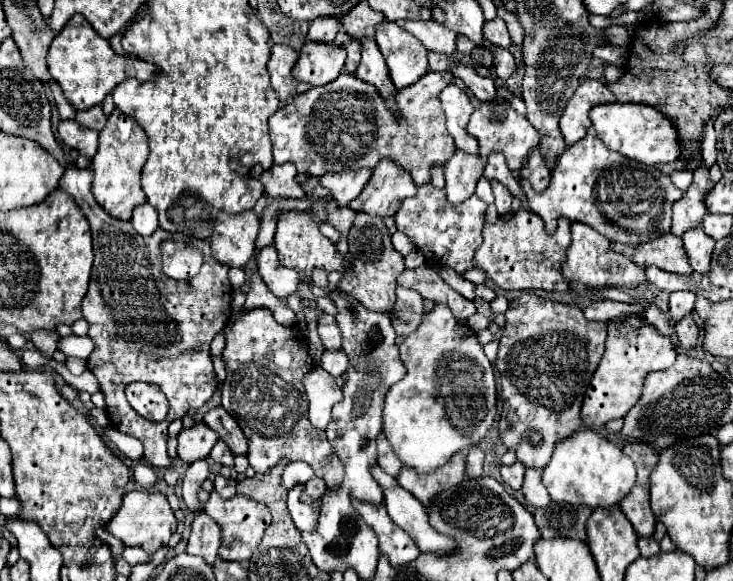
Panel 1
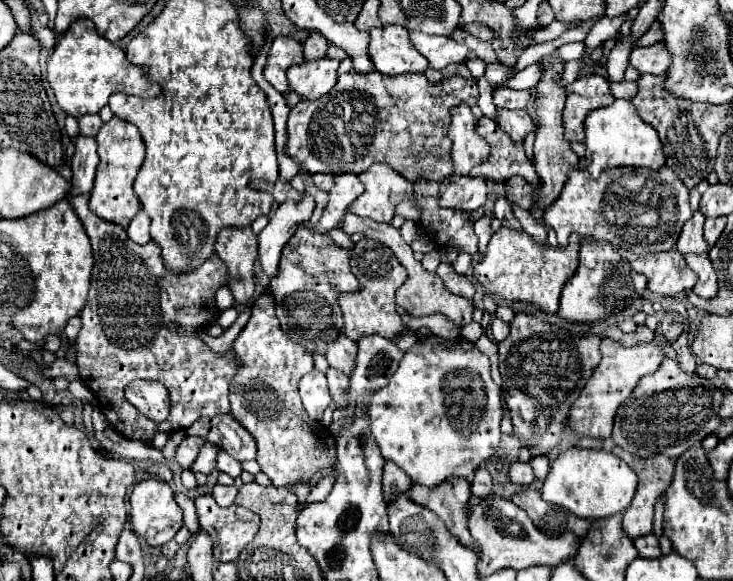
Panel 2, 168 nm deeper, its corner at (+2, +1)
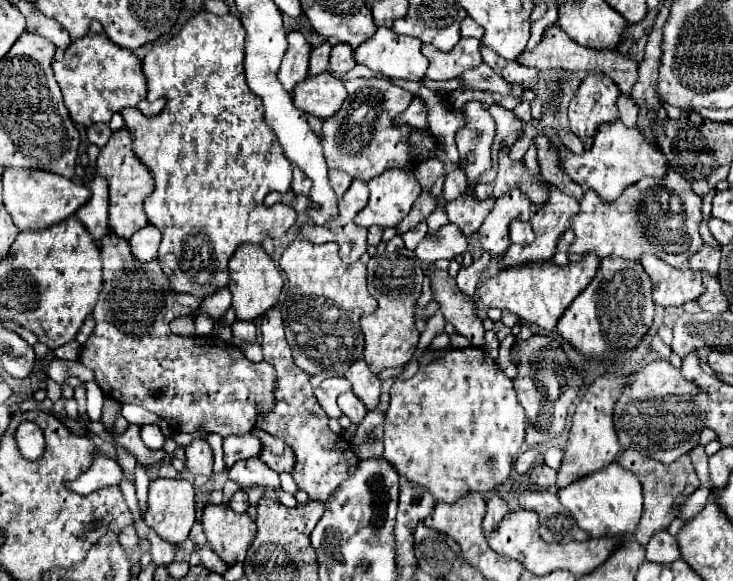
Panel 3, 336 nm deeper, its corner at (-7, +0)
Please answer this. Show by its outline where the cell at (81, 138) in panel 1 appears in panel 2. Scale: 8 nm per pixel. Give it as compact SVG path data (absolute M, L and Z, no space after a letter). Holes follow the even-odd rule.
M77 134L71 138L71 142L75 144L75 154L73 154L73 186L77 188L77 192L91 192L93 188L93 178L95 178L95 168L99 164L99 156L97 156L97 142L91 136L83 136Z

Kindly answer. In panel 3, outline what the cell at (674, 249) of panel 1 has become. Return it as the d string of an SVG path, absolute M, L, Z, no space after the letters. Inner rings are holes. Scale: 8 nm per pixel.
M642 255L640 263L652 279L652 299L660 307L680 307L704 293L698 271L674 269L654 255Z

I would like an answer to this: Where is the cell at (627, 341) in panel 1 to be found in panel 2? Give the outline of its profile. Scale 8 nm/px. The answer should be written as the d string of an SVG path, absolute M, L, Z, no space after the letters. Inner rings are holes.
M611 338L601 340L601 354L603 360L581 390L579 398L573 402L569 410L569 426L585 436L595 436L595 438L607 438L611 436L613 428L613 418L617 408L633 394L633 388L645 374L653 374L659 366L661 360L665 360L663 346L659 346L657 340L653 342L641 342L635 346L621 346L619 342Z

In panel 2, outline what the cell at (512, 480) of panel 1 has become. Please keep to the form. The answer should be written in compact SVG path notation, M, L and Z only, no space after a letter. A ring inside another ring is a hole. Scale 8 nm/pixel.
M513 462L509 464L509 480L517 486L529 486L535 482L529 462Z

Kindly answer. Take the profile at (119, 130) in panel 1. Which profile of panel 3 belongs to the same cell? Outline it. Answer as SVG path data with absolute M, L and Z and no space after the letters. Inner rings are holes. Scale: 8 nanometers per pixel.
M120 129L112 133L110 141L100 149L98 161L96 161L96 171L106 177L110 185L110 229L118 237L130 239L138 229L148 225L148 217L144 213L144 199L154 191L154 181L150 171L140 163L140 159L132 151L132 139L126 129Z

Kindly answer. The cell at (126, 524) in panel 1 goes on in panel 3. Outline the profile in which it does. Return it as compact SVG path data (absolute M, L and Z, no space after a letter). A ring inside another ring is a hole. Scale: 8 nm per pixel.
M154 479L148 487L148 511L144 521L152 527L164 541L182 543L188 539L190 529L194 525L194 485L188 479Z

